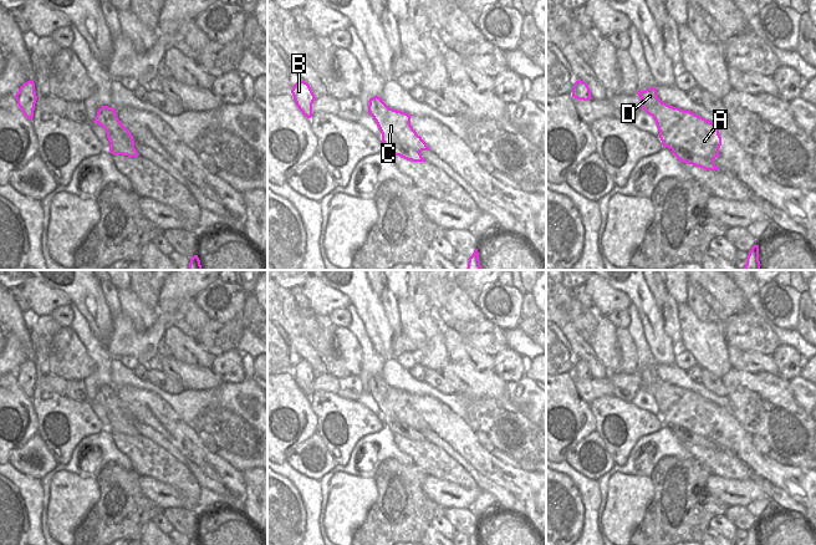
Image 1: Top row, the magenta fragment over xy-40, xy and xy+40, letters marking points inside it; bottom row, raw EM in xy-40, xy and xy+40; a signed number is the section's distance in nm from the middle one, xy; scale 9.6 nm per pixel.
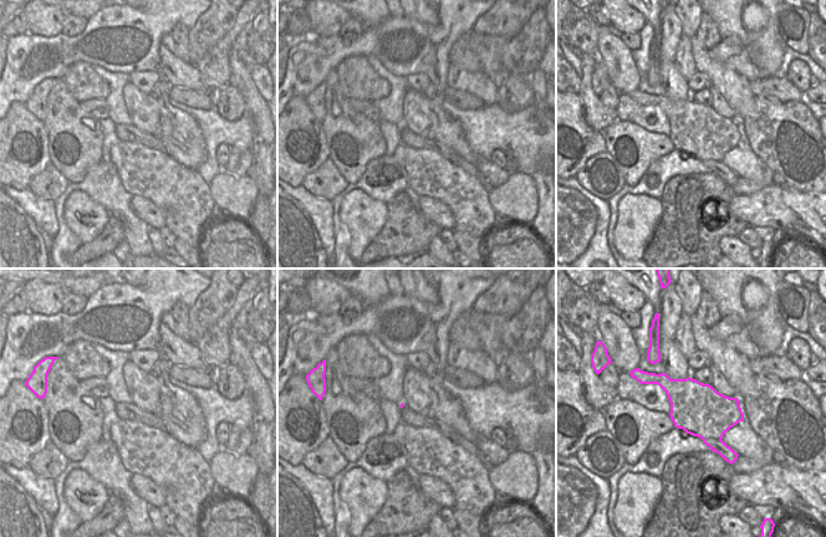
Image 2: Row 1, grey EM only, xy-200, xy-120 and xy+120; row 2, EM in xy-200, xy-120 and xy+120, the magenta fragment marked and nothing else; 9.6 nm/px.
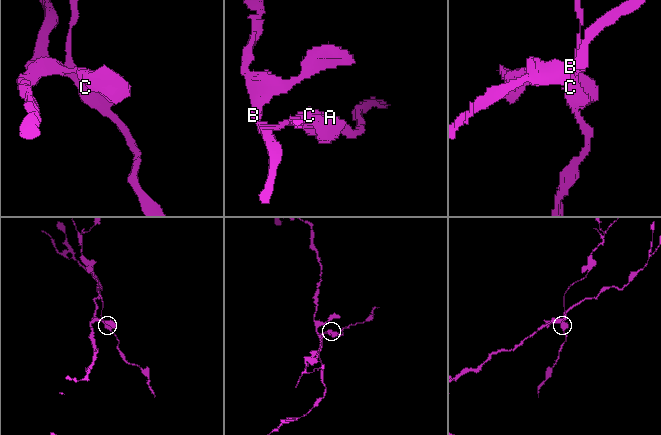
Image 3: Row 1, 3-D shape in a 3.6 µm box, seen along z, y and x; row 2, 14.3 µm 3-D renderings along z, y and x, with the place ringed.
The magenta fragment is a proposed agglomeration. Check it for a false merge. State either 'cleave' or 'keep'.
cleave

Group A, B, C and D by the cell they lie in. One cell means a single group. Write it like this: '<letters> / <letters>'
A B C / D

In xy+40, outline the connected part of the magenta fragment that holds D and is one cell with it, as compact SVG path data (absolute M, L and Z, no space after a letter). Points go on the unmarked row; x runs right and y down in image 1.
M651 366L646 370L638 370L637 373L642 378L642 386L649 386L652 382L662 382L662 380L657 375L657 367L654 366Z

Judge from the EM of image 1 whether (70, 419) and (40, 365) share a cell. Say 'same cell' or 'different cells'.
same cell

